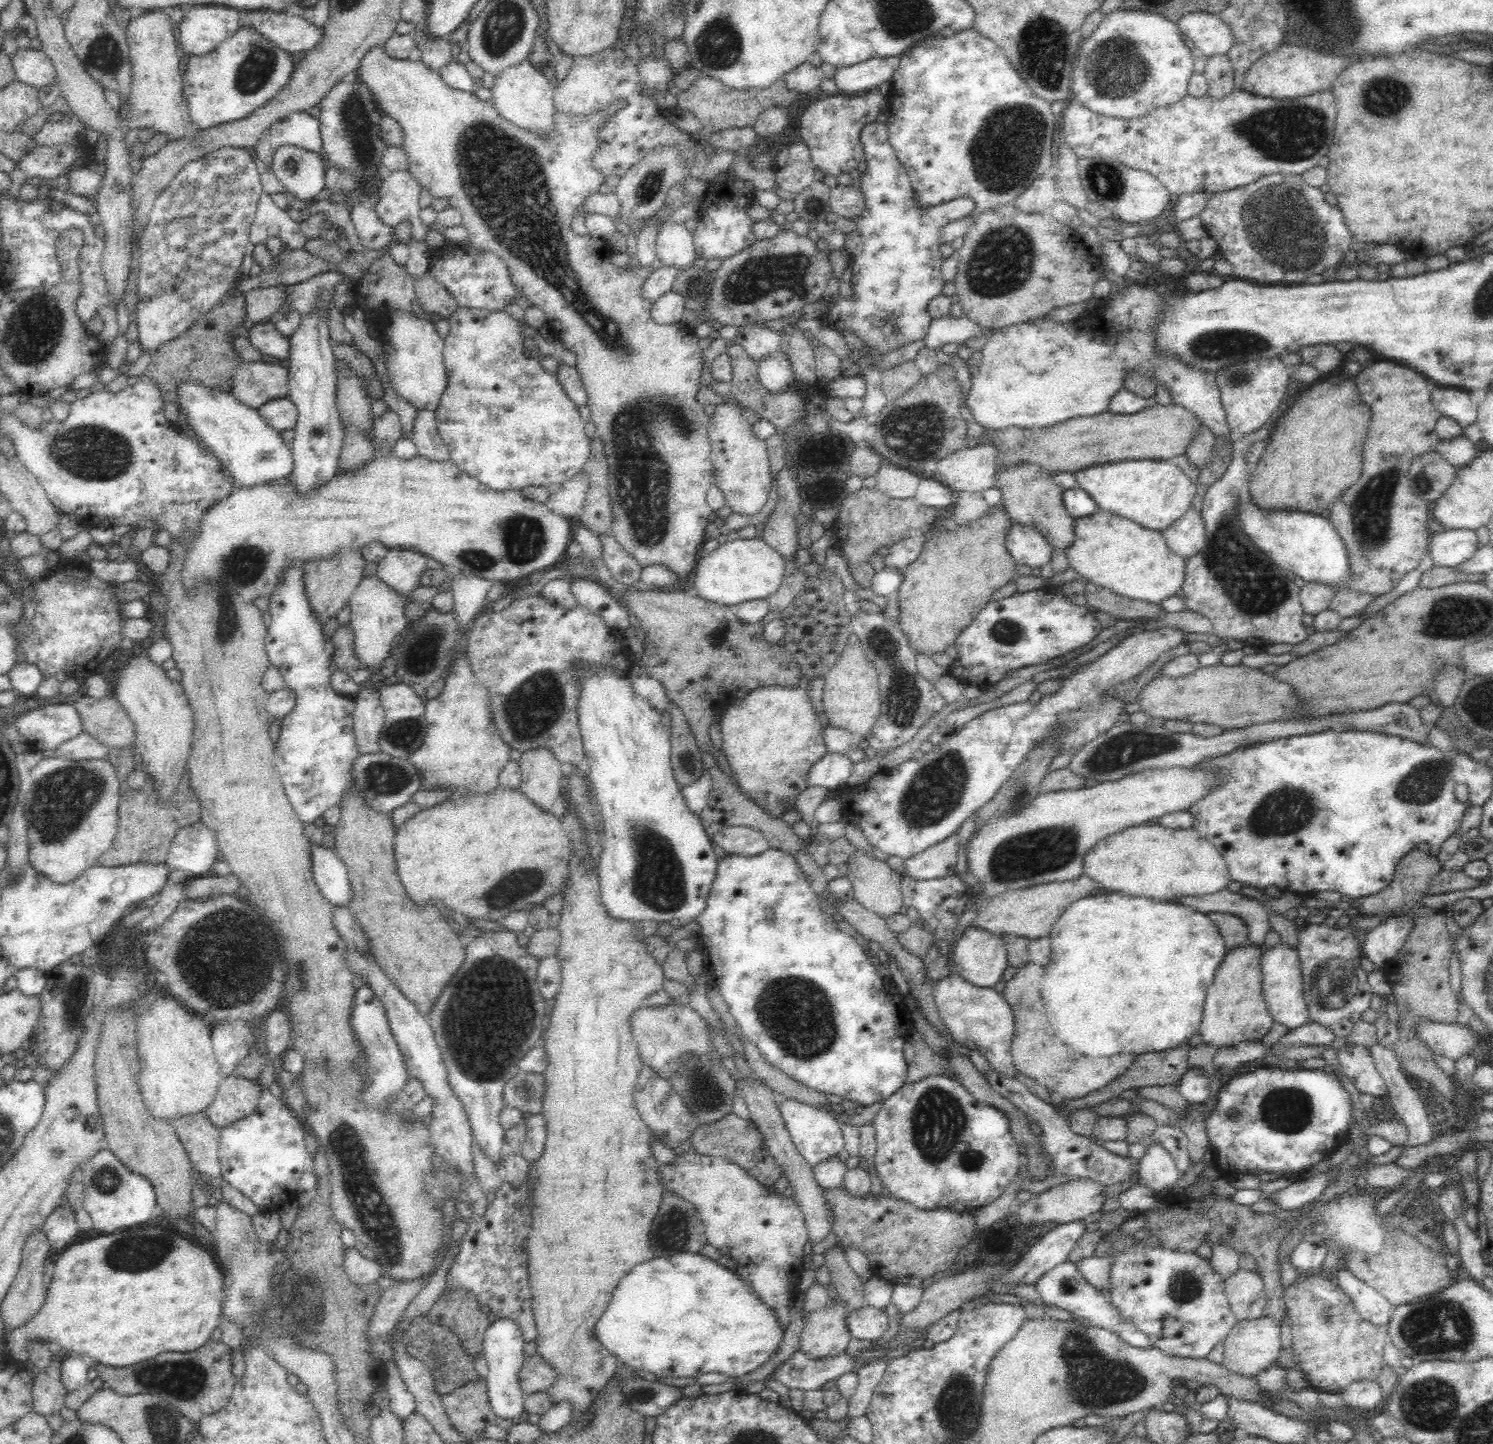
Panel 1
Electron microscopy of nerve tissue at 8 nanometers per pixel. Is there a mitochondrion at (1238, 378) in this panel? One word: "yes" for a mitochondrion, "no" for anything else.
yes

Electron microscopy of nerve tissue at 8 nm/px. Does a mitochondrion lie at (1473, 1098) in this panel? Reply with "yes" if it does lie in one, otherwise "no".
no

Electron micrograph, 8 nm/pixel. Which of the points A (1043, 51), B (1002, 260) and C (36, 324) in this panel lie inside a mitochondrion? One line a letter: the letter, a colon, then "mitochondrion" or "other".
A: mitochondrion
B: mitochondrion
C: mitochondrion

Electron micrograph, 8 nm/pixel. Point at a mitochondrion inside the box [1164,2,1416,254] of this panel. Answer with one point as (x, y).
(1292, 134)

